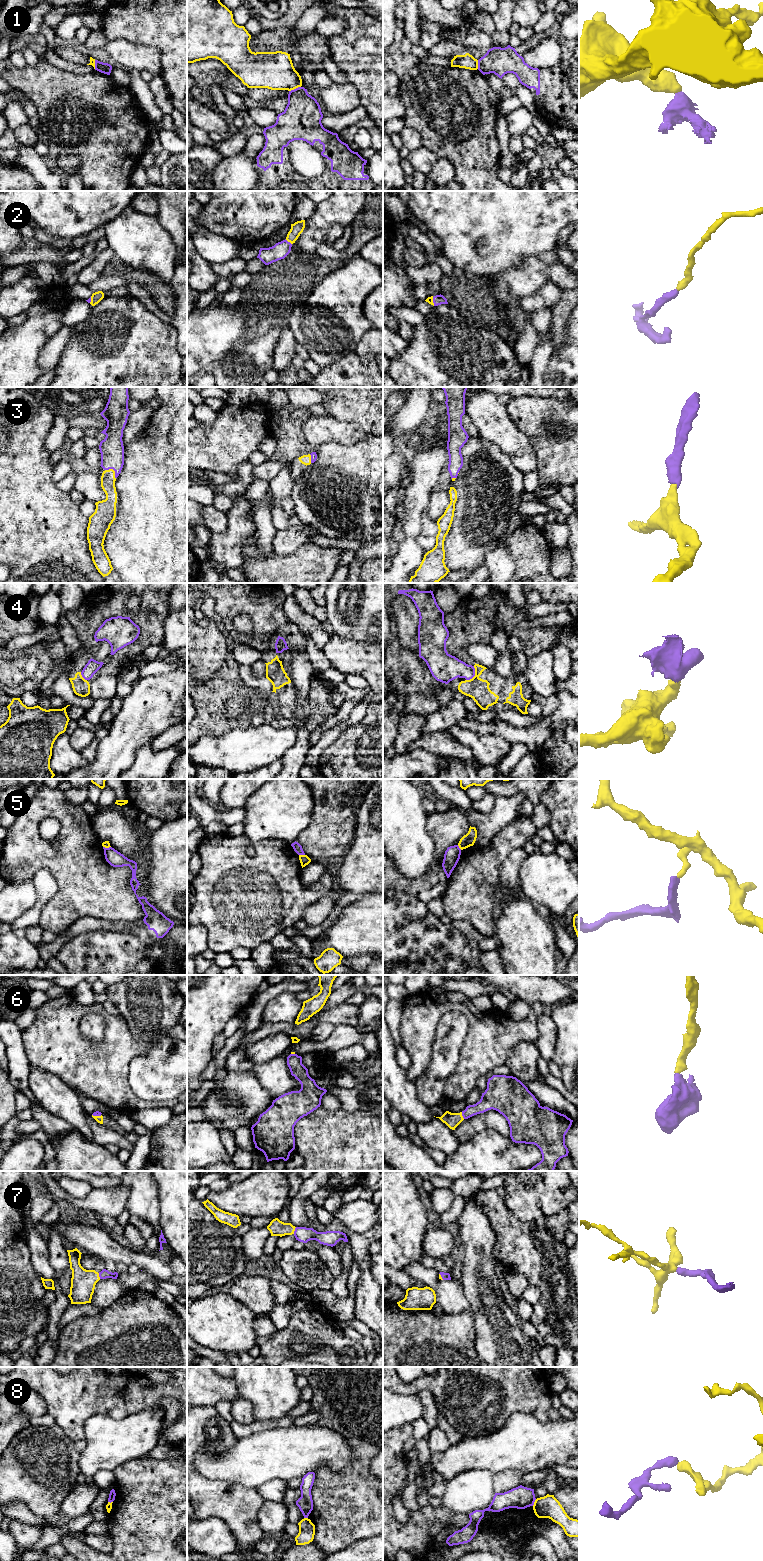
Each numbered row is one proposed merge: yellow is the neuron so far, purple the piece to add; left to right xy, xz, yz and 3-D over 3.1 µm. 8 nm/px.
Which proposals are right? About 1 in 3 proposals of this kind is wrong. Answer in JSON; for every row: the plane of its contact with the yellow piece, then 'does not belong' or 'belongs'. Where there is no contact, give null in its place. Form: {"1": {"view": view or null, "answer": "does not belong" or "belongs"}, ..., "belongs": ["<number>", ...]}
{"1": {"view": "xz", "answer": "does not belong"}, "2": {"view": "xz", "answer": "belongs"}, "3": {"view": "xy", "answer": "belongs"}, "4": {"view": "yz", "answer": "does not belong"}, "5": {"view": "xz", "answer": "does not belong"}, "6": {"view": "yz", "answer": "belongs"}, "7": {"view": "xz", "answer": "belongs"}, "8": {"view": "yz", "answer": "does not belong"}, "belongs": ["2", "3", "6", "7"]}

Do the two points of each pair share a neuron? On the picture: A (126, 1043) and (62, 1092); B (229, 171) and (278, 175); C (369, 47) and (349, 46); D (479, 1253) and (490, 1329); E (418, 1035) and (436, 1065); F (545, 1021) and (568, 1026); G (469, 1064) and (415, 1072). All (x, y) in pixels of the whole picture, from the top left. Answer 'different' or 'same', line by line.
A: different
B: different
C: same
D: same
E: different
F: different
G: same

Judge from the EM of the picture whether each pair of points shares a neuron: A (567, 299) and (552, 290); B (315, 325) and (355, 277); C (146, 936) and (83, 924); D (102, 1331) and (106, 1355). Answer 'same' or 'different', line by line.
A: different
B: same
C: same
D: same

